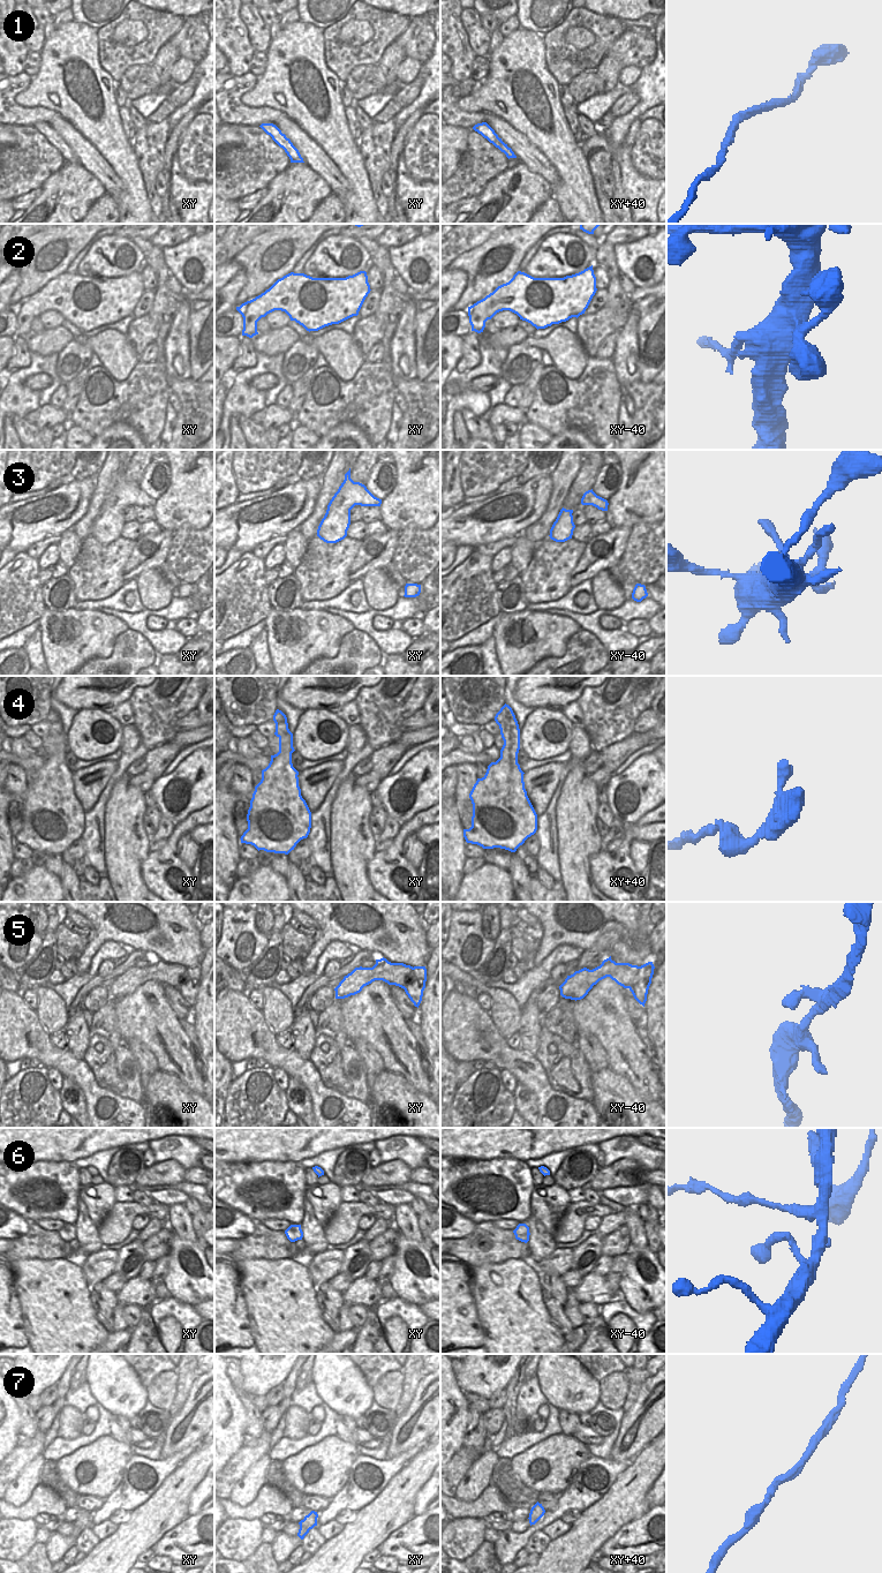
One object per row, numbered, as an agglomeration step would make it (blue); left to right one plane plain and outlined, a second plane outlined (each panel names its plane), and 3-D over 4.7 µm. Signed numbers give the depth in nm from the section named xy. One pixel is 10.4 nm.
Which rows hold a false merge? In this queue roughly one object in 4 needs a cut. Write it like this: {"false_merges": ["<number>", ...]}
{"false_merges": ["2", "6"]}

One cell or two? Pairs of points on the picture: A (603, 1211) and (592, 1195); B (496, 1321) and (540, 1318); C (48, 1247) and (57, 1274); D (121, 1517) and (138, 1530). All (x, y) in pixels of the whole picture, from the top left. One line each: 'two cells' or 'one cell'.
A: two cells
B: one cell
C: two cells
D: two cells

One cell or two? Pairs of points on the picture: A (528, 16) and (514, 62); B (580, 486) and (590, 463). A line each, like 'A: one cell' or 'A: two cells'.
A: two cells
B: one cell

